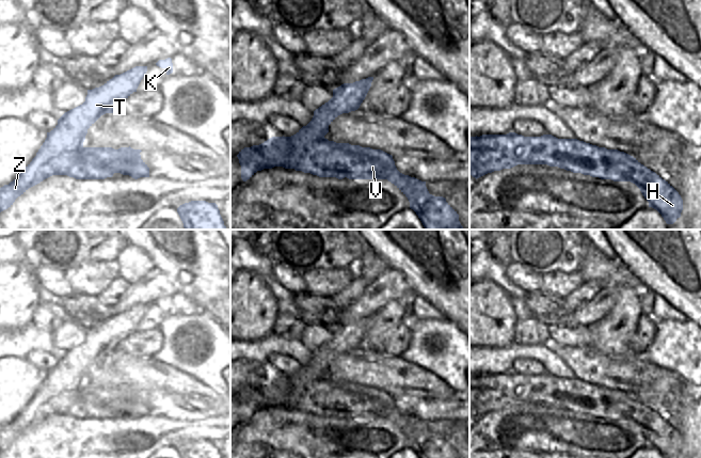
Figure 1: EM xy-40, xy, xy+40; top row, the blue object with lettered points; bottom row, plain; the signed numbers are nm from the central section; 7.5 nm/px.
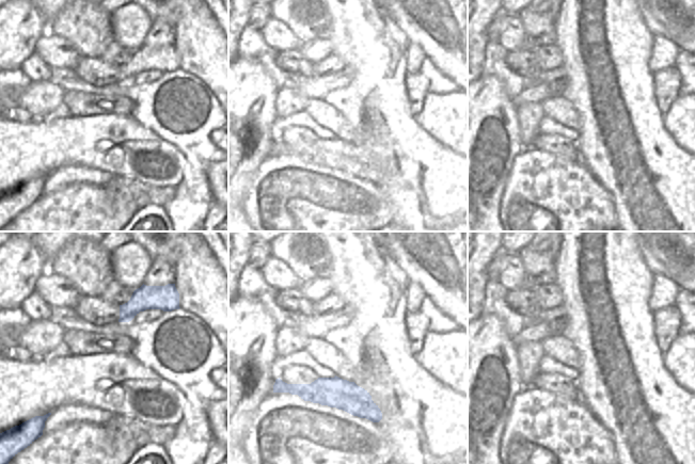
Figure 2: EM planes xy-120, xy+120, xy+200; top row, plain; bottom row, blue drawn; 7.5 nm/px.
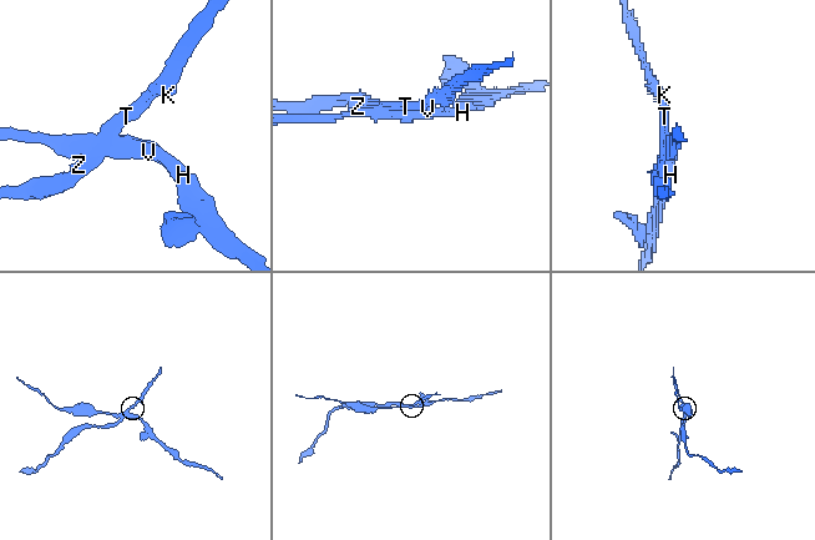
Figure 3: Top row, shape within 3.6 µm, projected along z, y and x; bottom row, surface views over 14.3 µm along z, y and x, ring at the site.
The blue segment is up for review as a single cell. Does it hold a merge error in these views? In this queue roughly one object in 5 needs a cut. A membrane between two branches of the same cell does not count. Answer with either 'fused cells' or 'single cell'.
fused cells

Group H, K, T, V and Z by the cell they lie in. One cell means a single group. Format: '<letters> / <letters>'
H V / K T Z

